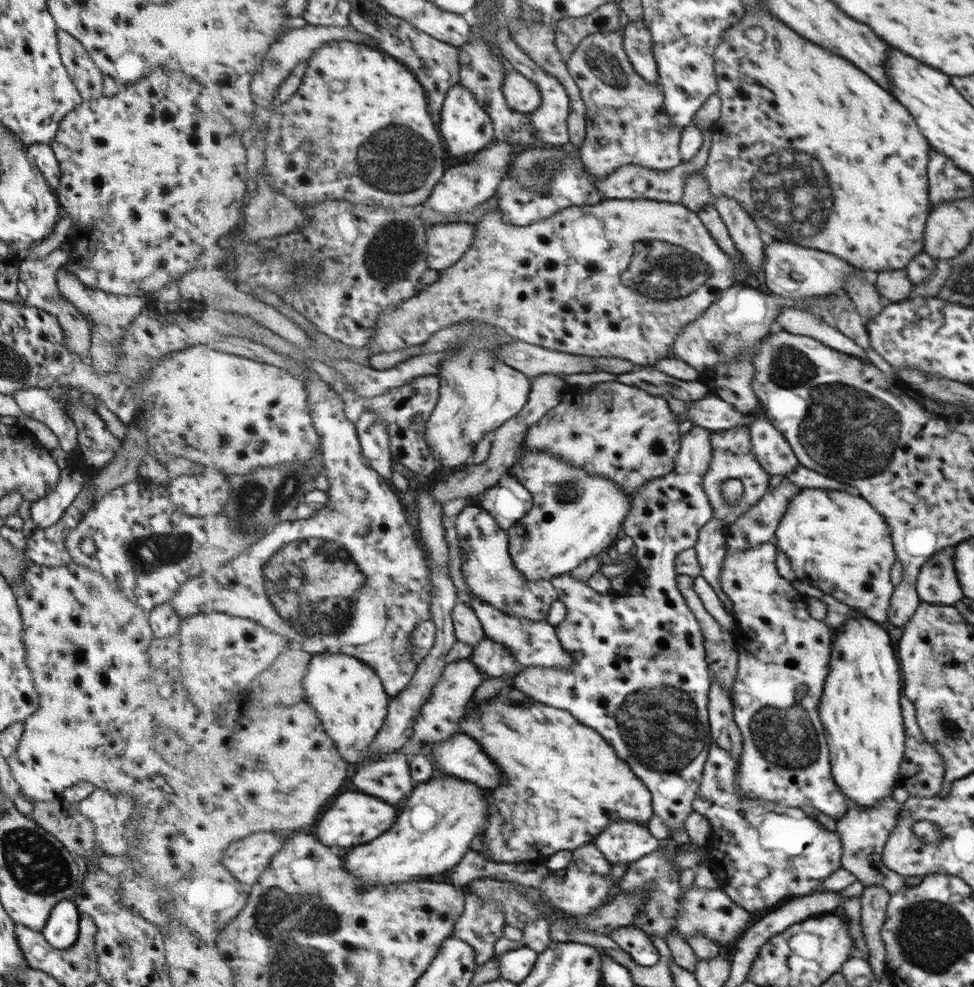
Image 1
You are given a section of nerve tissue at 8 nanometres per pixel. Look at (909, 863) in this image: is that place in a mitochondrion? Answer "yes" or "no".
no

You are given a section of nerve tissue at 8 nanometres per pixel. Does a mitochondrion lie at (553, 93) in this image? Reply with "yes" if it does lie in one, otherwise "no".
no

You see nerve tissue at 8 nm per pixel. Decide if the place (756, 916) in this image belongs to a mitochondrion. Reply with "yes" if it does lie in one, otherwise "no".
no

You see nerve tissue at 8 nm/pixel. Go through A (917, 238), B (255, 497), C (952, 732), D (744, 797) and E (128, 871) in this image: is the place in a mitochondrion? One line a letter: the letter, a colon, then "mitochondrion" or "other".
A: other
B: mitochondrion
C: mitochondrion
D: other
E: other

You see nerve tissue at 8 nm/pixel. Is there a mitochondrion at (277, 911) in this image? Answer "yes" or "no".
yes

